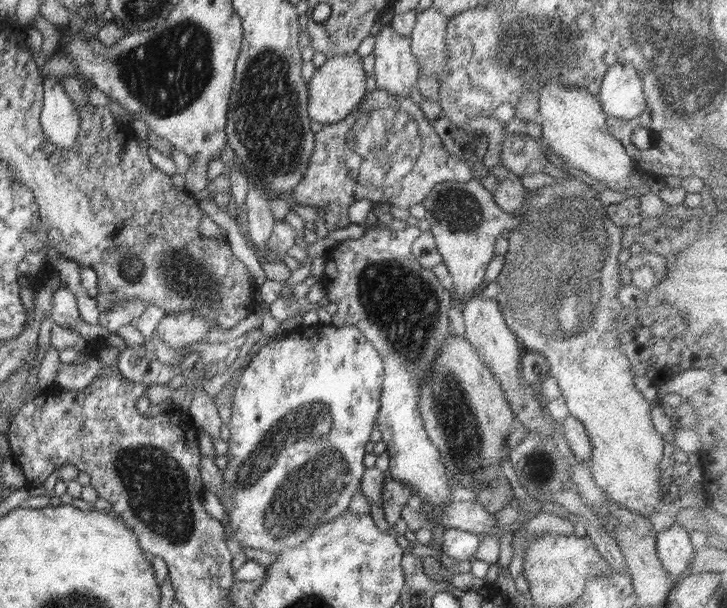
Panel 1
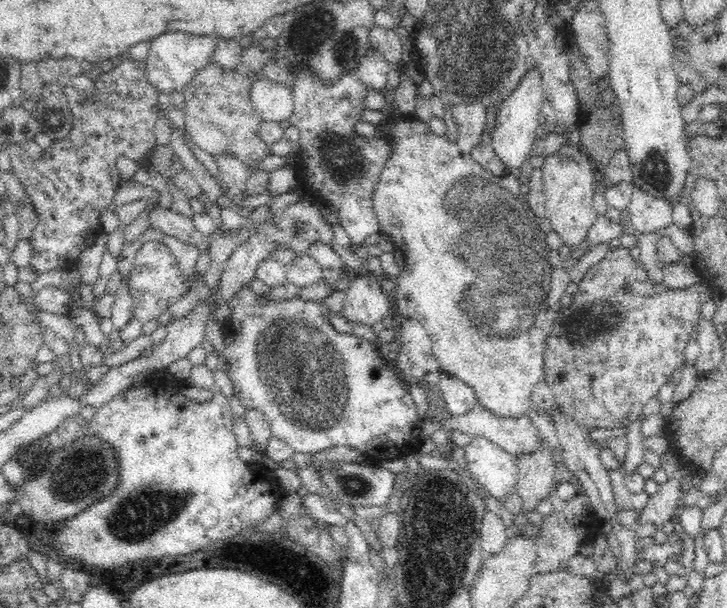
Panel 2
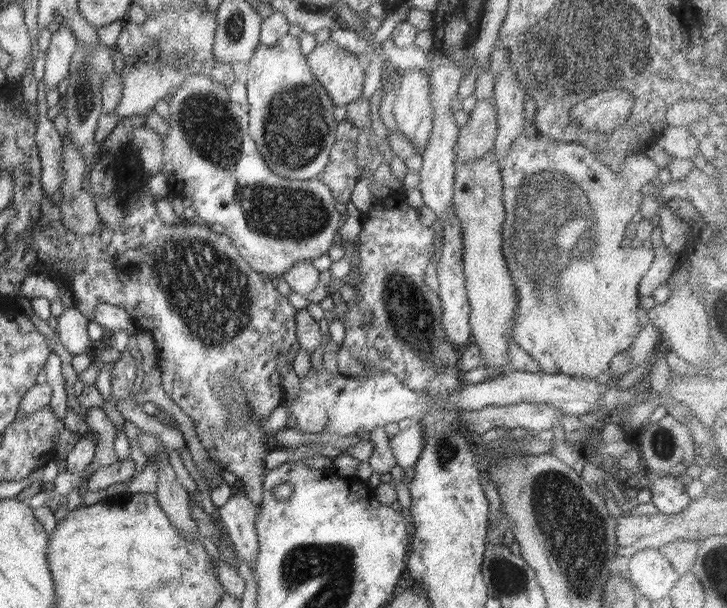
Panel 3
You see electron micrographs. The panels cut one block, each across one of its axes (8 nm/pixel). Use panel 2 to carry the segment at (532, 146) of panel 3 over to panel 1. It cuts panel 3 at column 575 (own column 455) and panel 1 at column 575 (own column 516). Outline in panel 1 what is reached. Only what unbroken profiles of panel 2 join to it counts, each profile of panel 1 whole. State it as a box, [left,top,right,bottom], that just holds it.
[494,179,673,516]

